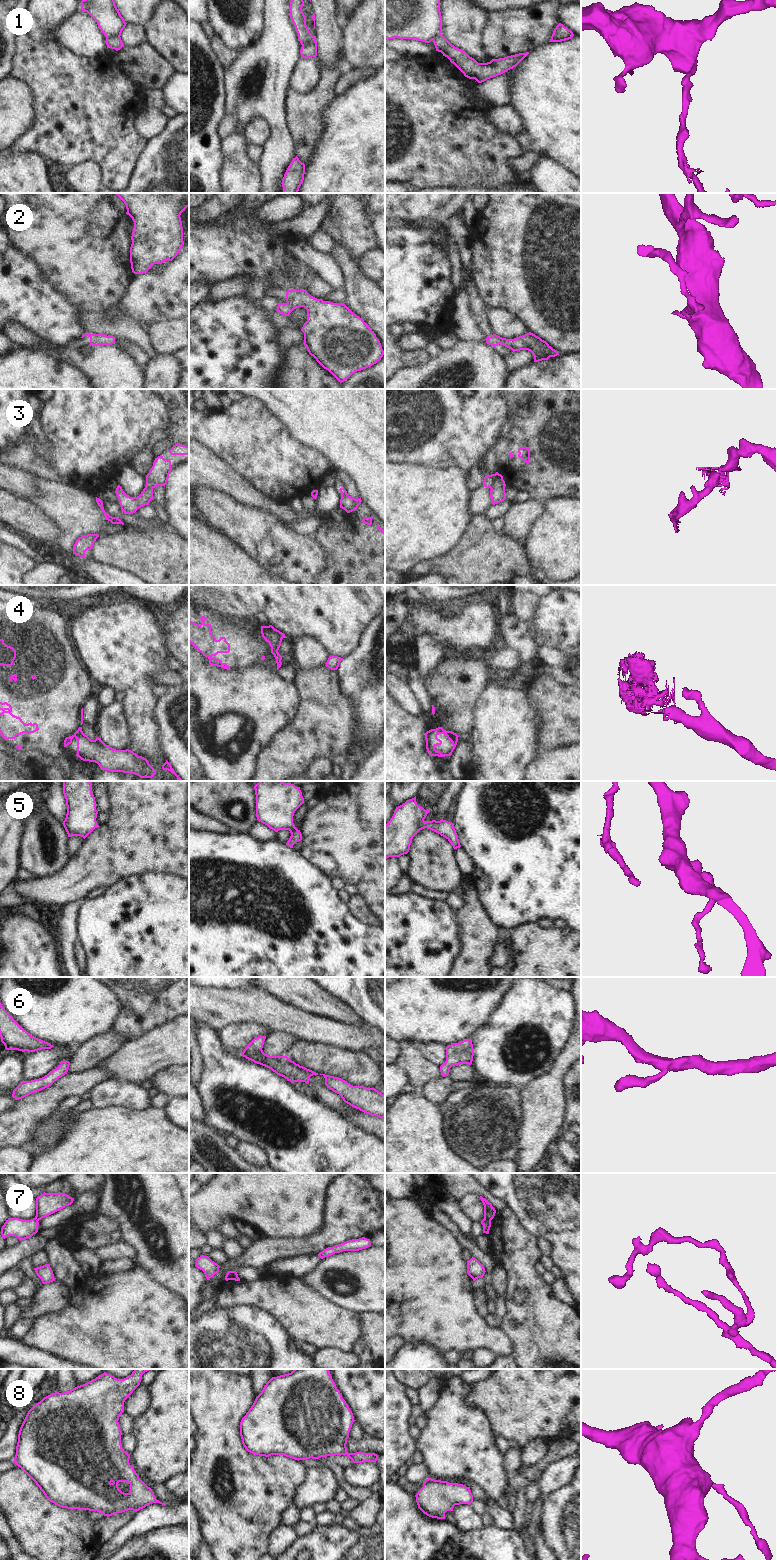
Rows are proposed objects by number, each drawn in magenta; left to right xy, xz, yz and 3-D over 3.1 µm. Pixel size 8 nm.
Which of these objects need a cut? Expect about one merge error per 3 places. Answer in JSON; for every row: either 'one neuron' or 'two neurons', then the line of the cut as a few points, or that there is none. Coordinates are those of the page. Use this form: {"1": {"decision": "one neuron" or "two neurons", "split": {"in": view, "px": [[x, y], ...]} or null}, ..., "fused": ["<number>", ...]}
{"1": {"decision": "two neurons", "split": {"in": "xy", "px": [[119, 36], [106, 38]]}}, "2": {"decision": "one neuron", "split": null}, "3": {"decision": "one neuron", "split": null}, "4": {"decision": "two neurons", "split": {"in": "xz", "px": [[271, 647], [277, 651]]}}, "5": {"decision": "one neuron", "split": null}, "6": {"decision": "one neuron", "split": null}, "7": {"decision": "two neurons", "split": {"in": "yz", "px": [[484, 1218], [490, 1221]]}}, "8": {"decision": "one neuron", "split": null}, "fused": ["1", "4", "7"]}

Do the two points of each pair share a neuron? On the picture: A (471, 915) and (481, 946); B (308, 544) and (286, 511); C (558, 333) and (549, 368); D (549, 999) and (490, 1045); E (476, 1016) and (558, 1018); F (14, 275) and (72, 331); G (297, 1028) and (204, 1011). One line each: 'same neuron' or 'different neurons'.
A: same neuron
B: different neurons
C: different neurons
D: same neuron
E: different neurons
F: same neuron
G: same neuron

